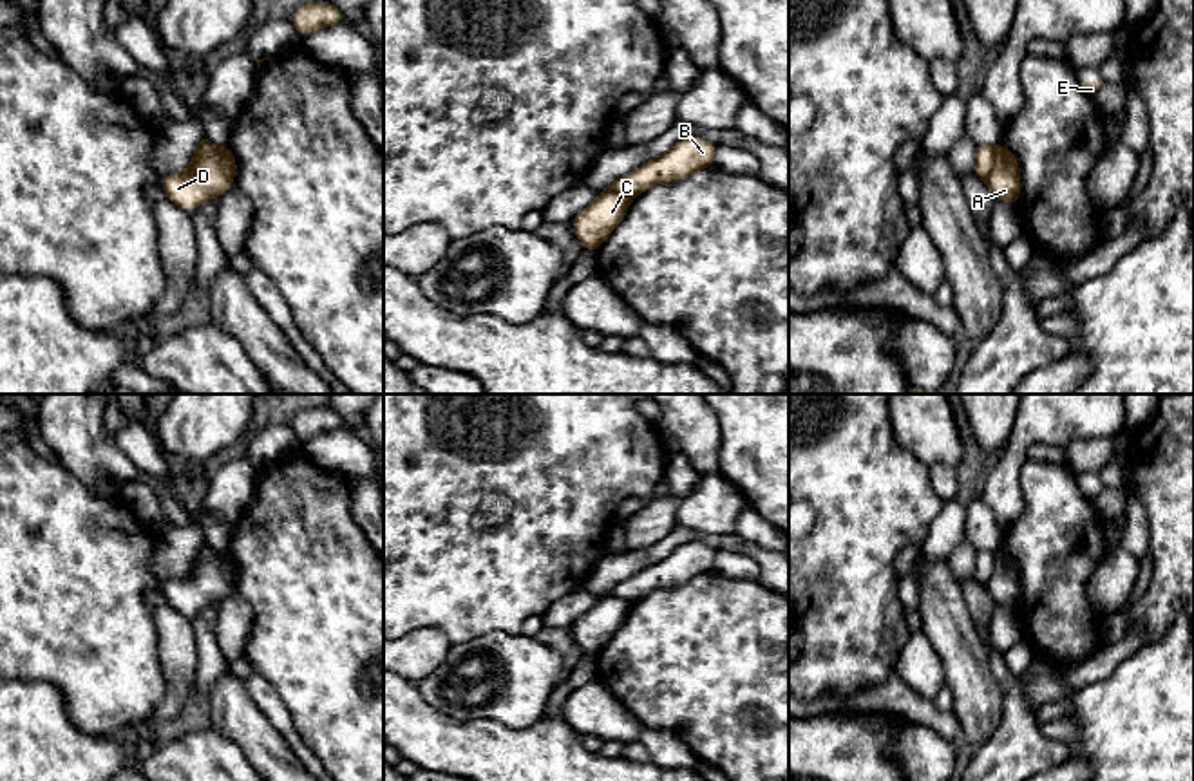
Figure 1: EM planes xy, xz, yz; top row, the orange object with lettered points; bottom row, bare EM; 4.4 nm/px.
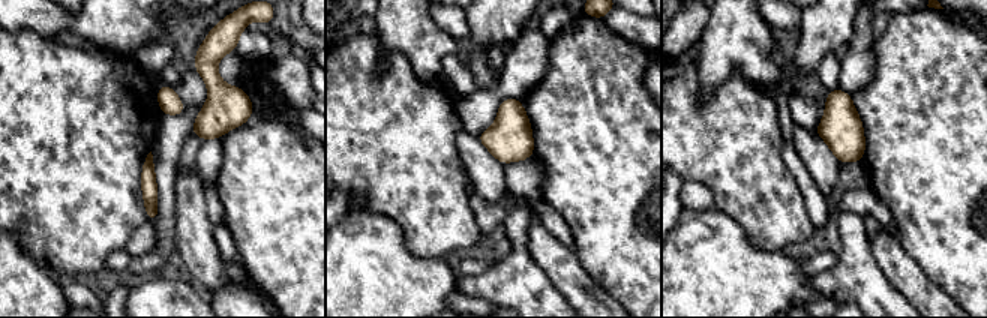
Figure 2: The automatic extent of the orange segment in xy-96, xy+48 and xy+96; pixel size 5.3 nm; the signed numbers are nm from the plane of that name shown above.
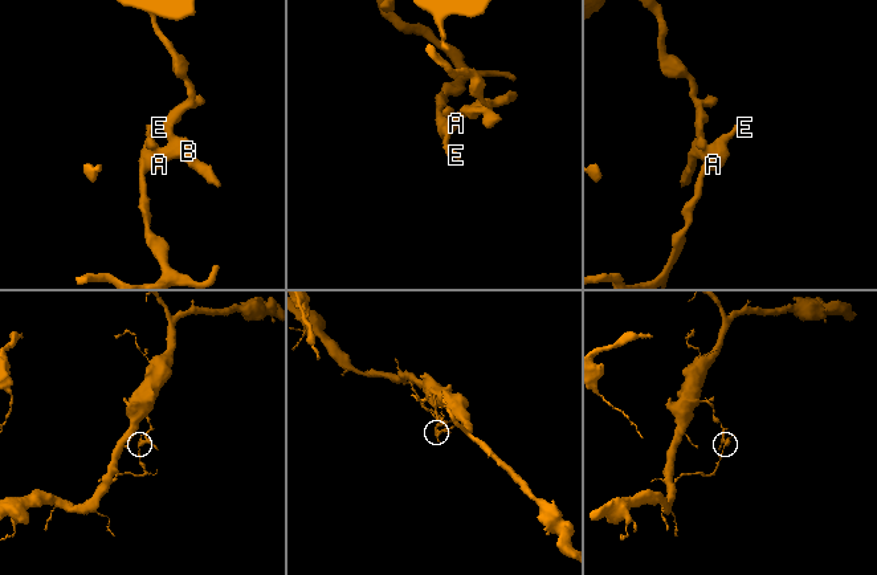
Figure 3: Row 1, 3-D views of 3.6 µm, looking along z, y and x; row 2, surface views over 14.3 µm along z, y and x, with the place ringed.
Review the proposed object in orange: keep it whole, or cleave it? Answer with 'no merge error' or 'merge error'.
merge error

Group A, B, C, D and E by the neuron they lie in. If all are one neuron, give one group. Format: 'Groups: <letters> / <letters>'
Groups: A C D E / B

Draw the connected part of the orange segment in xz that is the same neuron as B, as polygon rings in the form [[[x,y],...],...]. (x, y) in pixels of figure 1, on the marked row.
[[[702,137],[682,139],[660,157],[648,159],[635,172],[615,179],[610,188],[633,199],[659,183],[678,181],[715,166],[716,146]]]

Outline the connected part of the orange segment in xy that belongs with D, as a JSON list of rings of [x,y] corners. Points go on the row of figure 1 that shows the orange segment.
[[[201,137],[192,163],[183,172],[163,177],[165,195],[181,208],[195,208],[213,197],[221,197],[230,188],[230,179],[221,166],[219,146],[208,137]]]

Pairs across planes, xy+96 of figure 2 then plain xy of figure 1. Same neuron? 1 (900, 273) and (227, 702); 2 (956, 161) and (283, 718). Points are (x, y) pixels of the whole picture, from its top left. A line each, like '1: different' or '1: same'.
1: same
2: different

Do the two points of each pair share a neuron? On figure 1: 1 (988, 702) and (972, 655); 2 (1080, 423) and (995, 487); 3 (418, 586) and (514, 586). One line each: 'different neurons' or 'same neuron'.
1: same neuron
2: same neuron
3: same neuron

